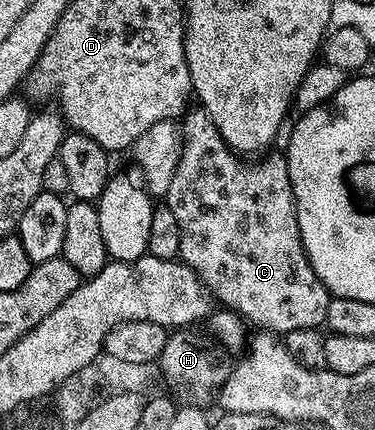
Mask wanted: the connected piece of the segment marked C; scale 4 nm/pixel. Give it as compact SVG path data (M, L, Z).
M200 108L193 109L184 115L179 168L175 168L171 188L163 196L171 212L175 212L175 220L179 220L180 261L198 274L212 297L221 300L222 307L236 310L258 331L284 336L295 329L324 327L331 295L319 276L315 276L305 255L288 157L269 152L256 160L246 160L234 154L208 114Z

